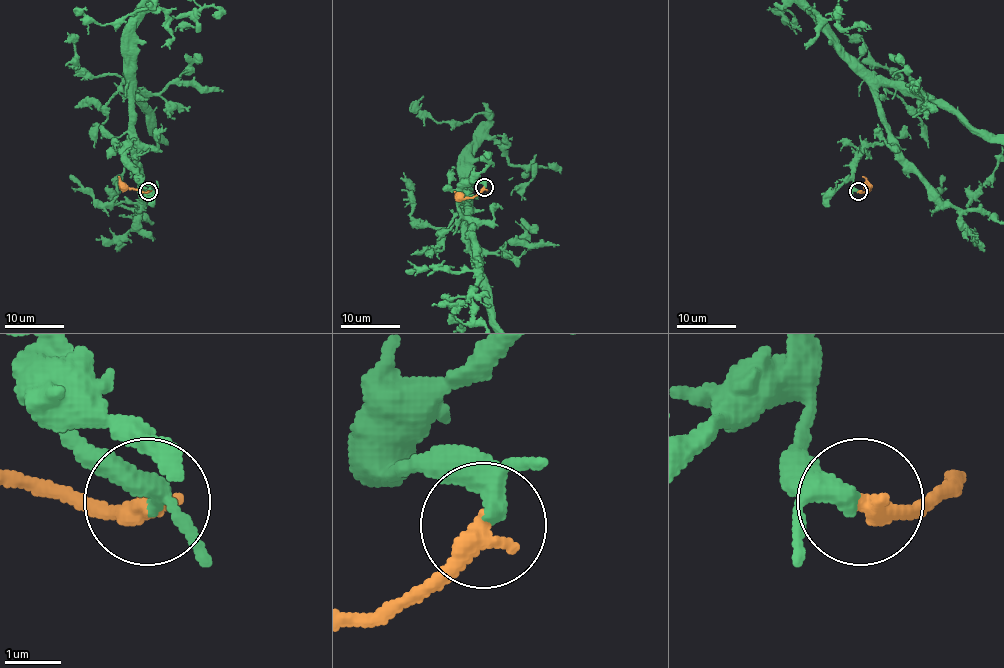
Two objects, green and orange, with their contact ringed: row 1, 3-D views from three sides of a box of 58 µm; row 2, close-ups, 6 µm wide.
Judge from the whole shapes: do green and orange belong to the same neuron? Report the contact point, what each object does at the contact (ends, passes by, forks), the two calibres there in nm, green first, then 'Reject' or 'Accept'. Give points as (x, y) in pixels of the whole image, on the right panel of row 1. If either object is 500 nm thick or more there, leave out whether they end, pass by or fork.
Place: (858, 191). At the ring green passes by. At the ring orange ends. Thickness 300 nm (green) against 400 nm. Accept

